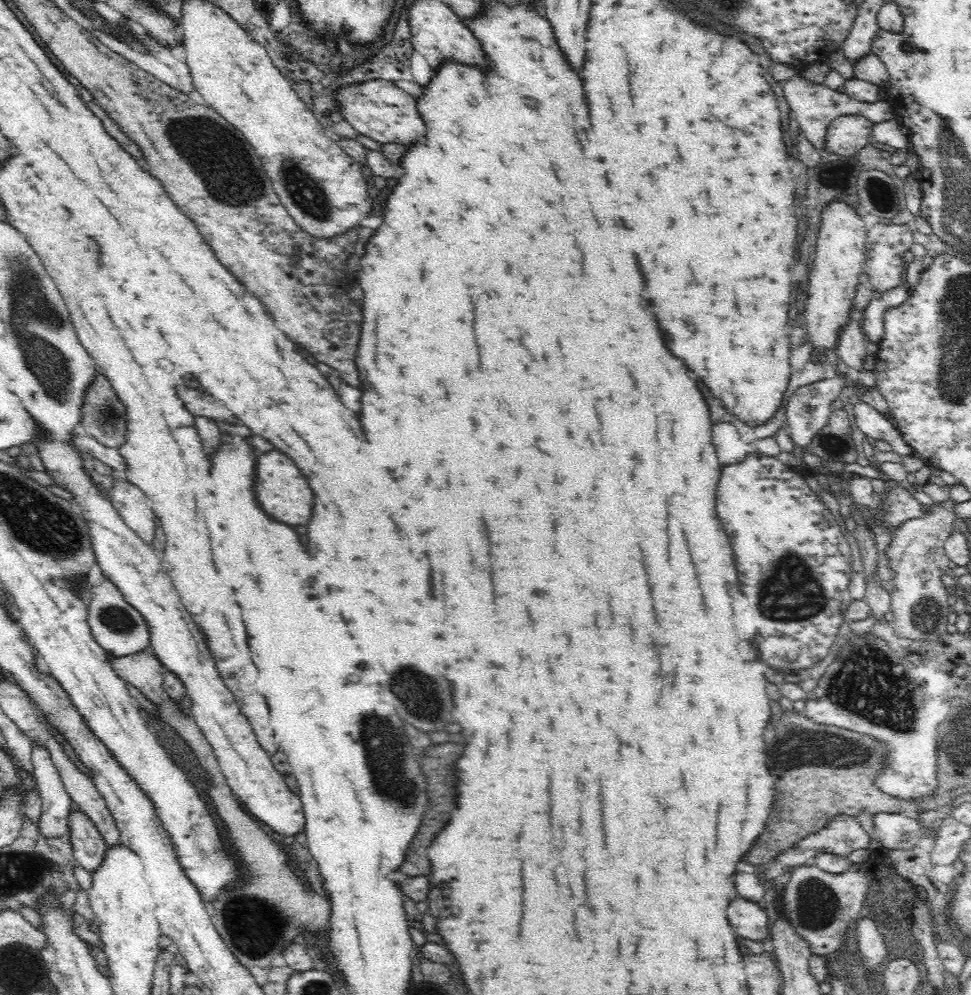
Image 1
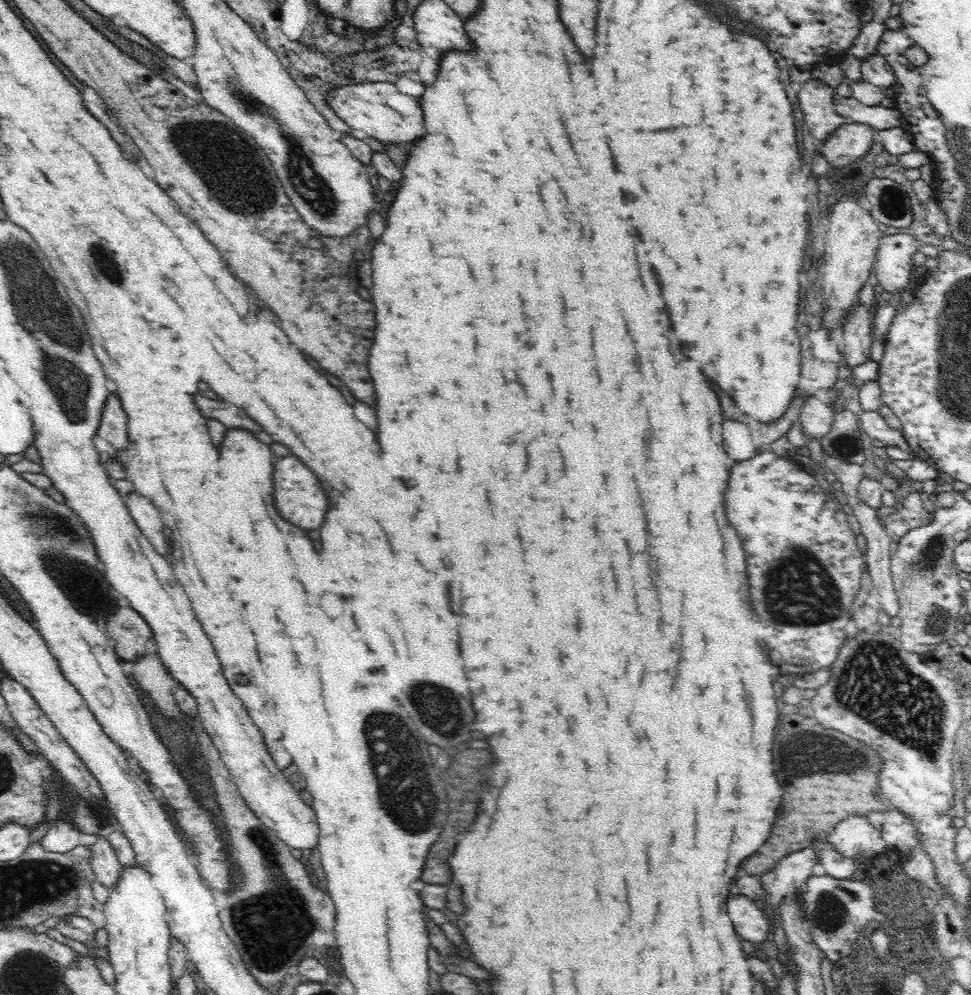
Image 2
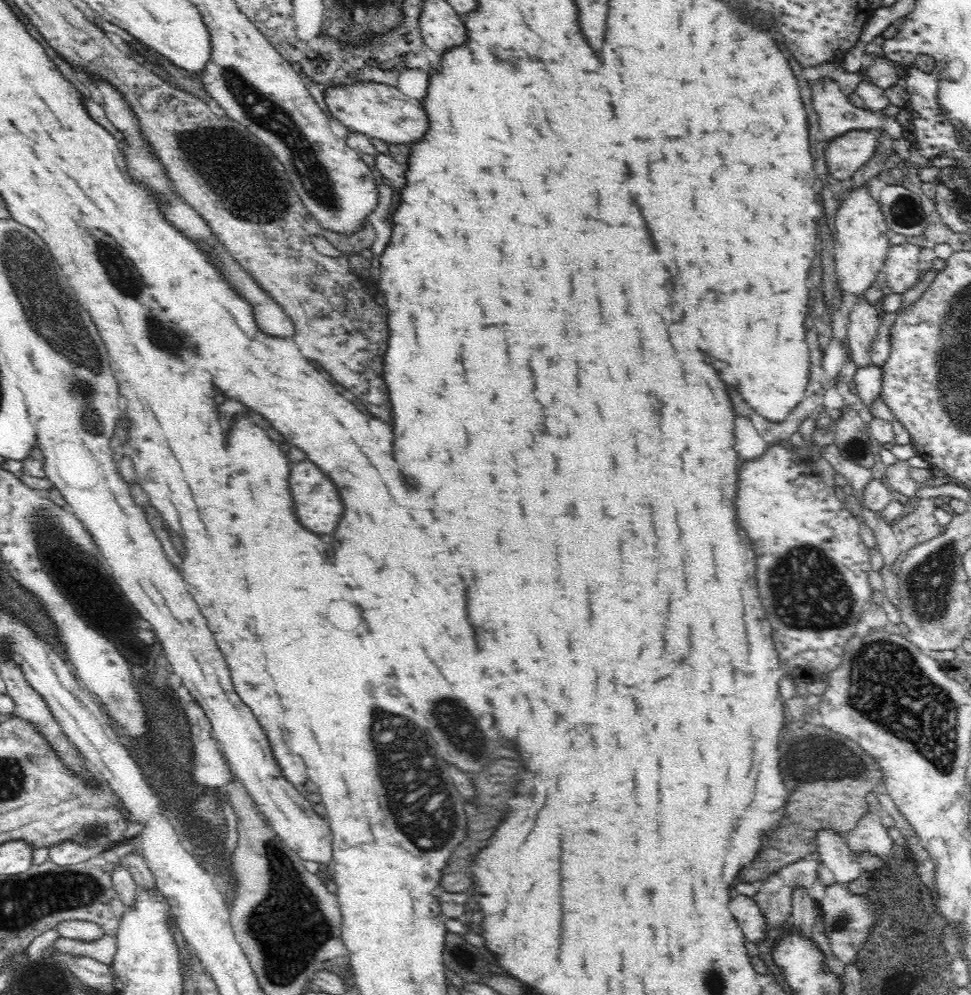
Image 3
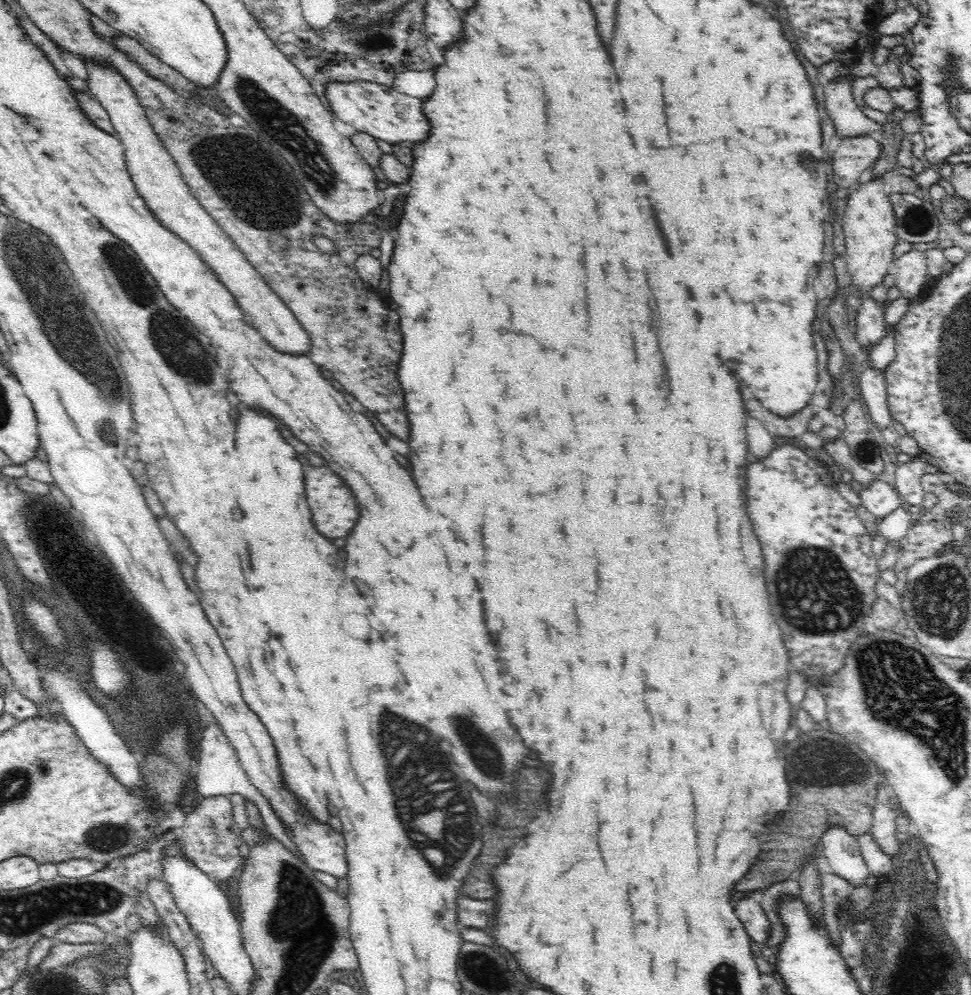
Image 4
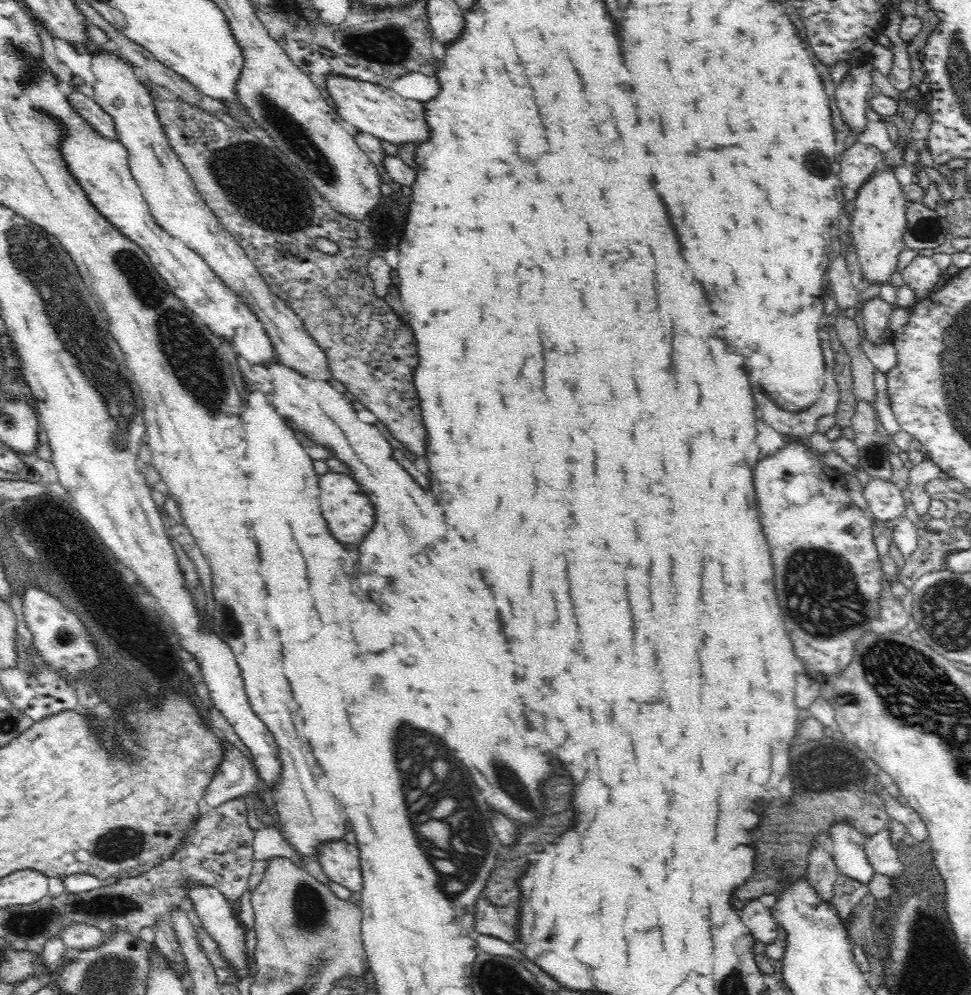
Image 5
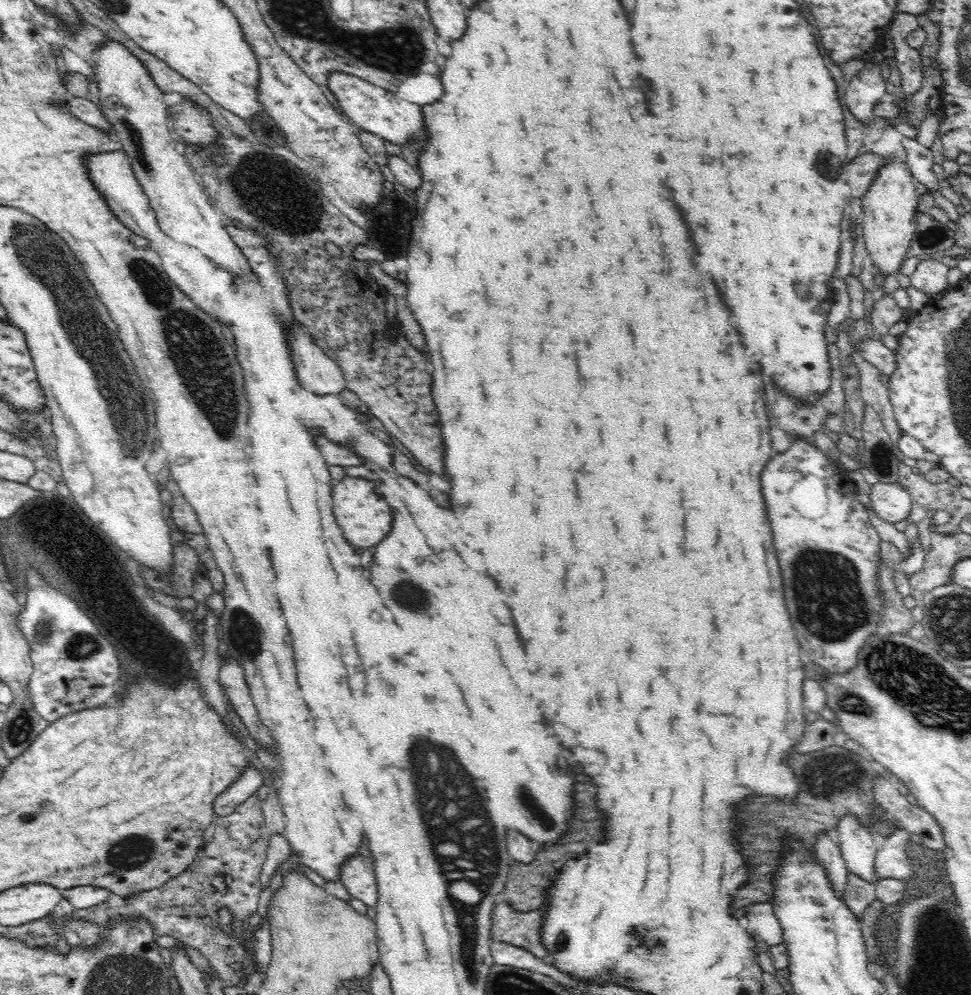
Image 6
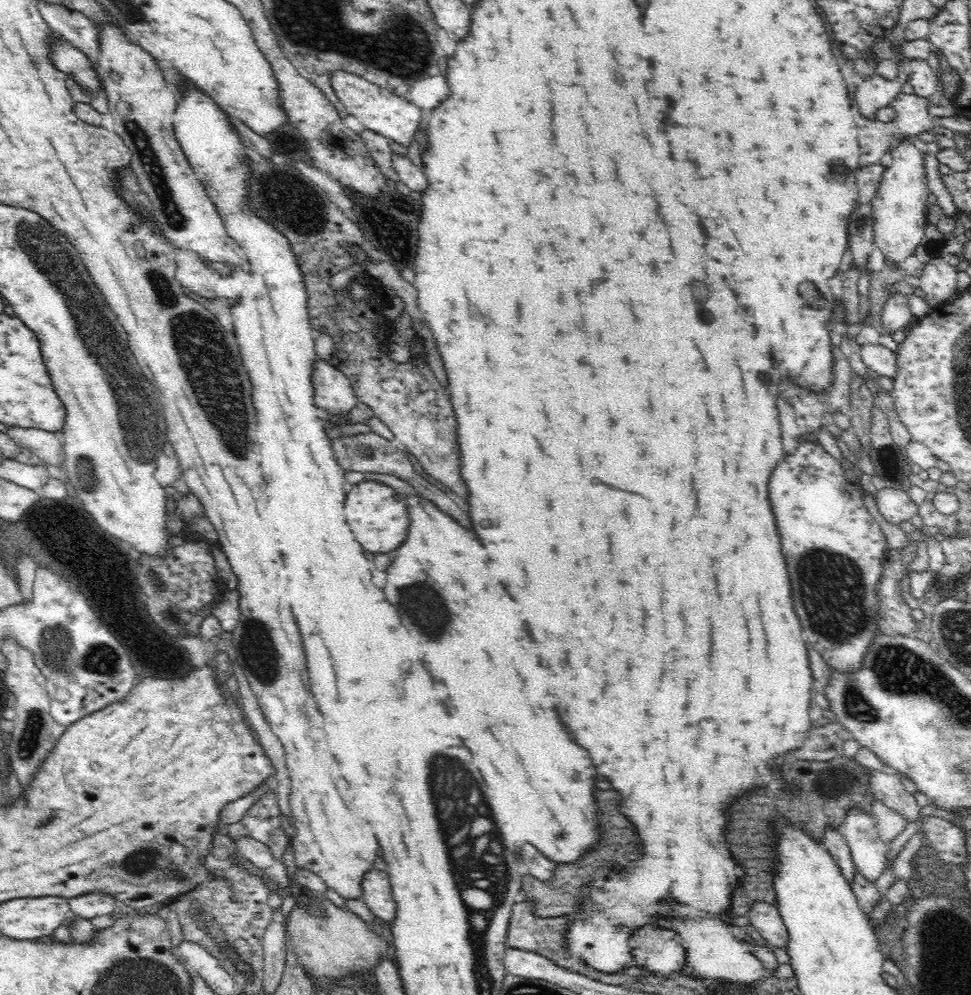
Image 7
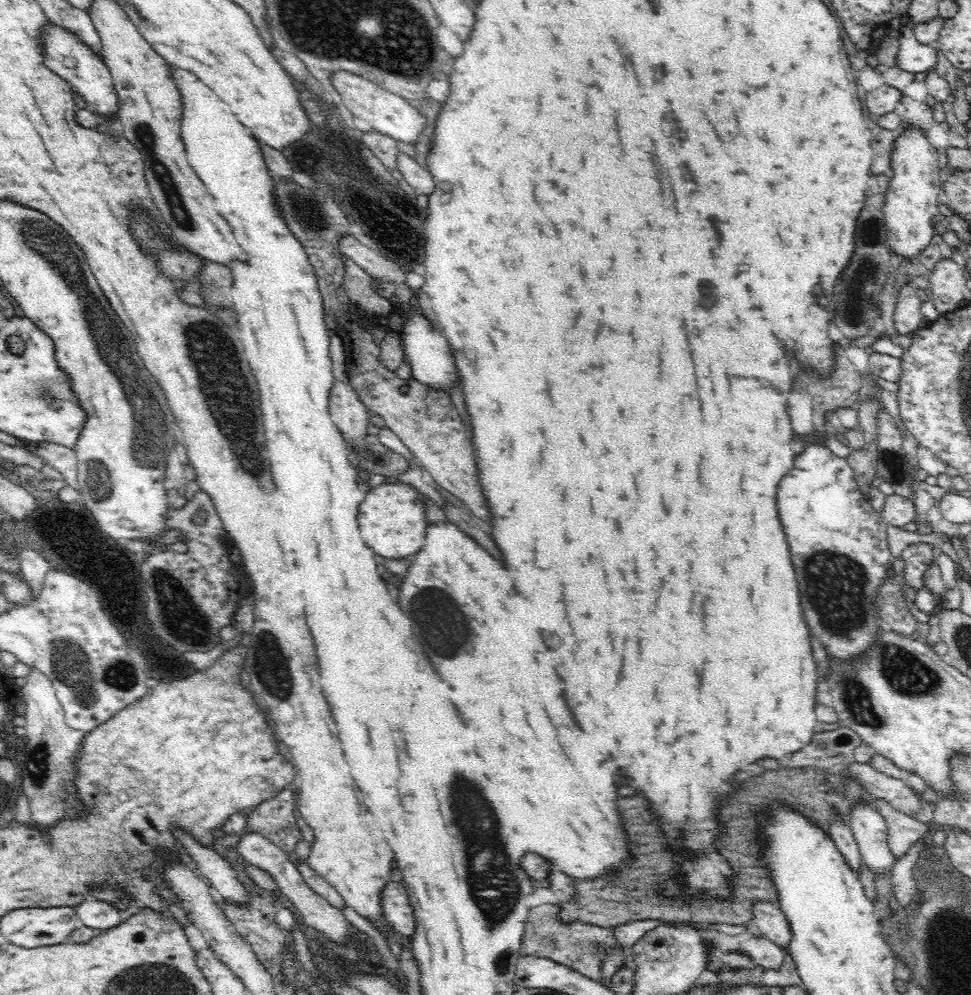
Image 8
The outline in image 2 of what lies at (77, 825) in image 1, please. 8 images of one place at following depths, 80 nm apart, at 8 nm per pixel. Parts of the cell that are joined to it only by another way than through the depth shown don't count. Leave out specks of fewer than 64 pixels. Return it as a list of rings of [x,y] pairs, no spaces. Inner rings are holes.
[[[96,836],[98,844],[92,848],[92,855],[94,855],[94,860],[92,860],[92,867],[94,867],[94,872],[96,873],[99,882],[108,888],[116,886],[118,880],[120,880],[120,874],[124,871],[124,866],[118,861],[116,857],[116,852],[110,842],[106,842],[104,838]]]

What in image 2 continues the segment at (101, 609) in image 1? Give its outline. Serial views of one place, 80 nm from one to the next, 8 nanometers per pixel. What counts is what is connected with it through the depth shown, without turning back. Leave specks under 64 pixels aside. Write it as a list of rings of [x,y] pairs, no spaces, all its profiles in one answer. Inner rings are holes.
[[[116,606],[118,610],[110,612],[107,618],[108,625],[102,628],[112,640],[117,654],[122,659],[134,660],[138,654],[144,654],[148,646],[152,646],[153,632],[140,613],[132,608]]]

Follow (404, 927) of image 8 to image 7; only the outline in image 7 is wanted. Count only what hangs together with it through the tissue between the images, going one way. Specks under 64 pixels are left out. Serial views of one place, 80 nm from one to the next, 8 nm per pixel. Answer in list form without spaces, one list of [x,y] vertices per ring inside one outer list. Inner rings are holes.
[[[382,870],[368,873],[360,890],[366,905],[376,916],[387,919],[393,914],[394,899],[390,893],[389,877]]]

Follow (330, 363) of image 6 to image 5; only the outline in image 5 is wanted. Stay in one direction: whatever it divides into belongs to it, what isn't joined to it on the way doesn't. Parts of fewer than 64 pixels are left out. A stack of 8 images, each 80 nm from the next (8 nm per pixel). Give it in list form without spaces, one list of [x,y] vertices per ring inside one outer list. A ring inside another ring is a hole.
[[[100,47],[92,51],[92,72],[95,74],[95,82],[89,90],[93,99],[102,107],[102,110],[112,117],[115,124],[115,139],[120,141],[129,155],[129,167],[135,181],[138,183],[150,212],[155,221],[170,236],[186,243],[194,249],[210,266],[211,269],[231,288],[235,290],[250,306],[255,315],[263,322],[269,334],[274,349],[278,352],[280,363],[291,370],[299,372],[302,376],[311,376],[311,379],[319,380],[323,384],[330,384],[336,377],[332,375],[330,361],[324,351],[319,348],[318,343],[308,334],[303,320],[276,296],[263,279],[260,271],[239,245],[239,242],[224,228],[206,202],[201,197],[194,181],[190,178],[184,163],[176,155],[167,134],[165,127],[160,122],[157,108],[155,108],[155,97],[152,89],[142,81],[136,68],[129,63],[129,60],[119,55],[119,51],[112,51]]]

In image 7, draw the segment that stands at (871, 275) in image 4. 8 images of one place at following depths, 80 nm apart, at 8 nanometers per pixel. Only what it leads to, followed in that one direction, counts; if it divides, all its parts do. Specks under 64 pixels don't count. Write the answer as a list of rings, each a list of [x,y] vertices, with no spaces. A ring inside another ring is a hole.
[[[906,137],[890,149],[893,163],[886,168],[877,195],[871,202],[874,212],[874,238],[880,252],[896,264],[904,264],[905,260],[915,254],[922,242],[927,215],[930,210],[928,195],[932,193],[928,185],[925,169],[926,150],[922,143],[914,137]]]

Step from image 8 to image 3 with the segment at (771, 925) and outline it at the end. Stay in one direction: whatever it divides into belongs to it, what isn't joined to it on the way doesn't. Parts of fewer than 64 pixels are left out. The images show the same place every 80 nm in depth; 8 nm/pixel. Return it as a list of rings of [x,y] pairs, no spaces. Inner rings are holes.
[[[735,895],[729,907],[747,940],[758,943],[766,938],[765,916],[752,897]]]

